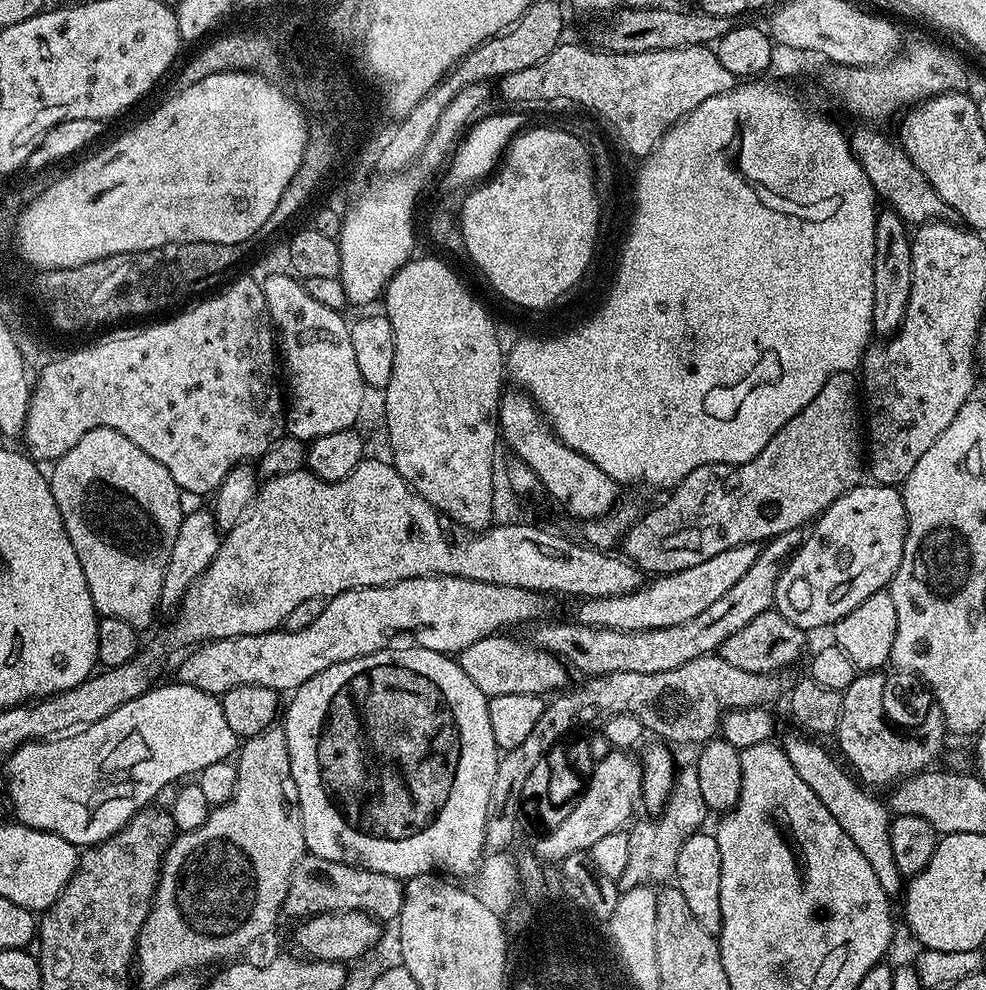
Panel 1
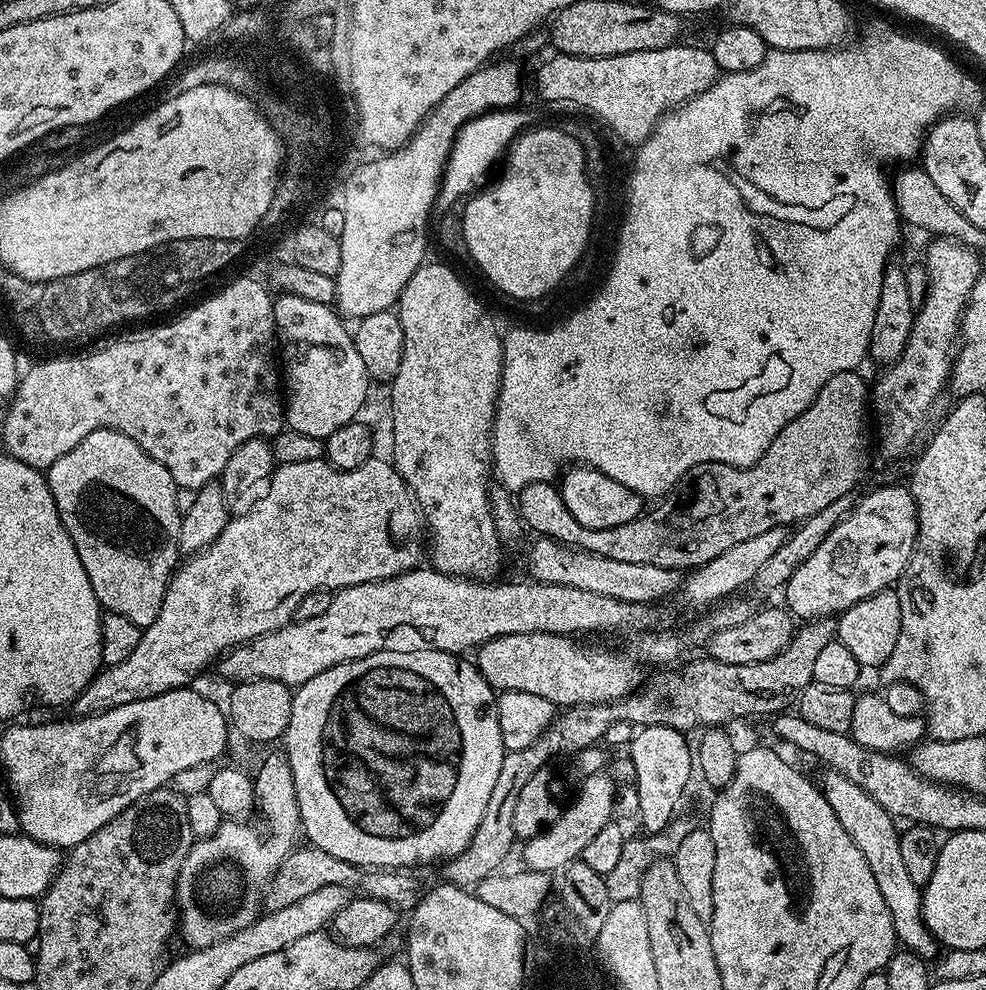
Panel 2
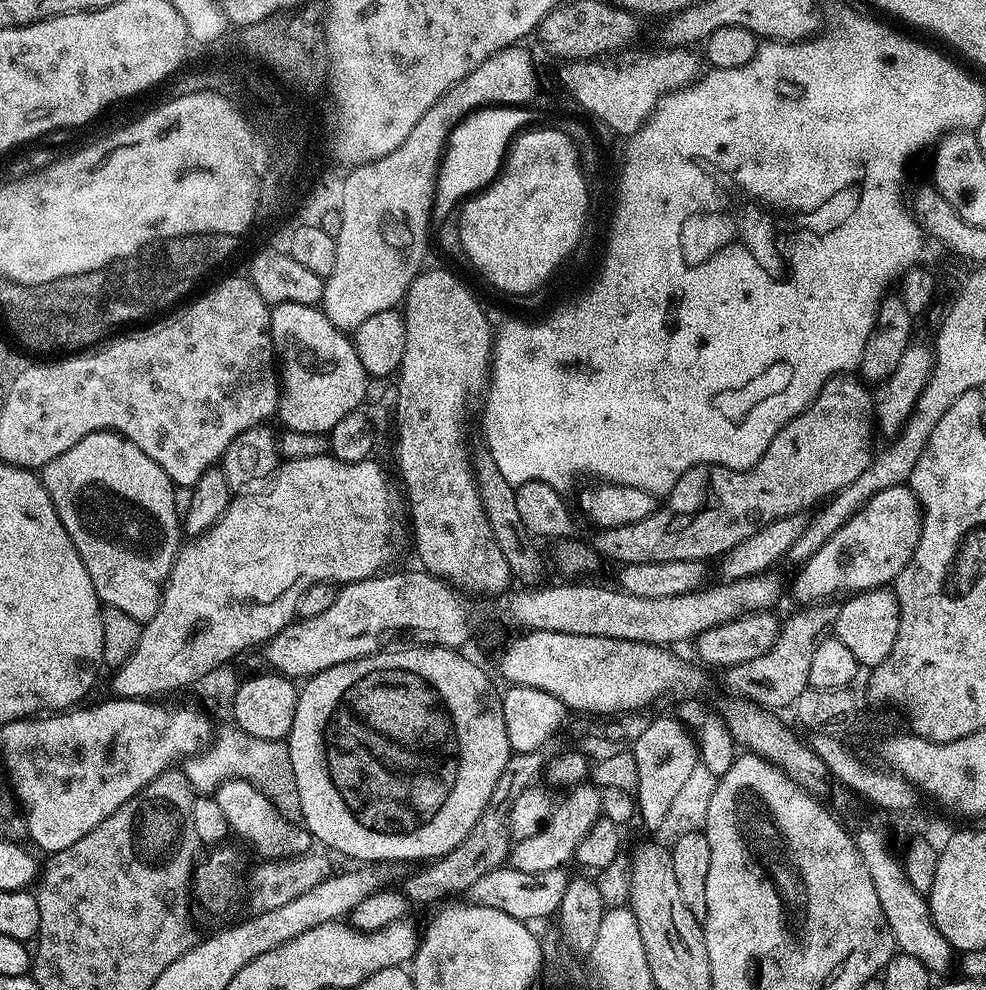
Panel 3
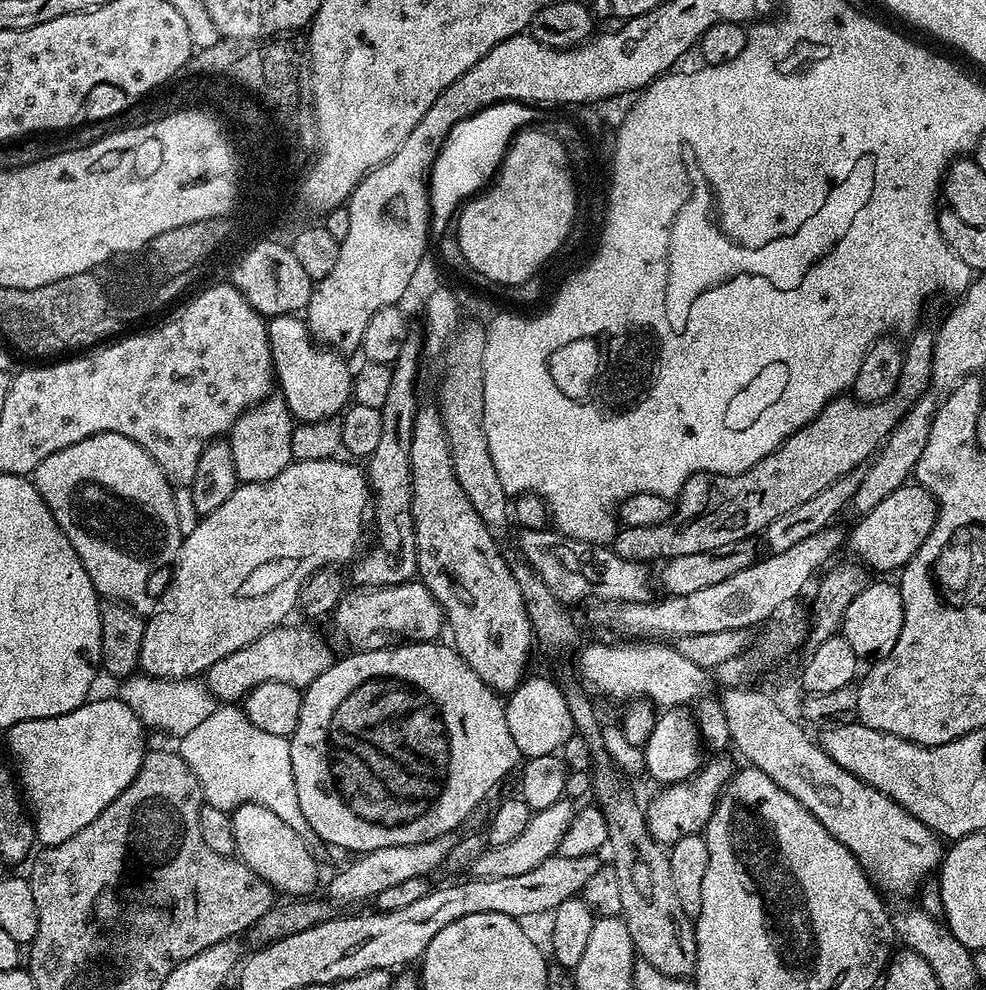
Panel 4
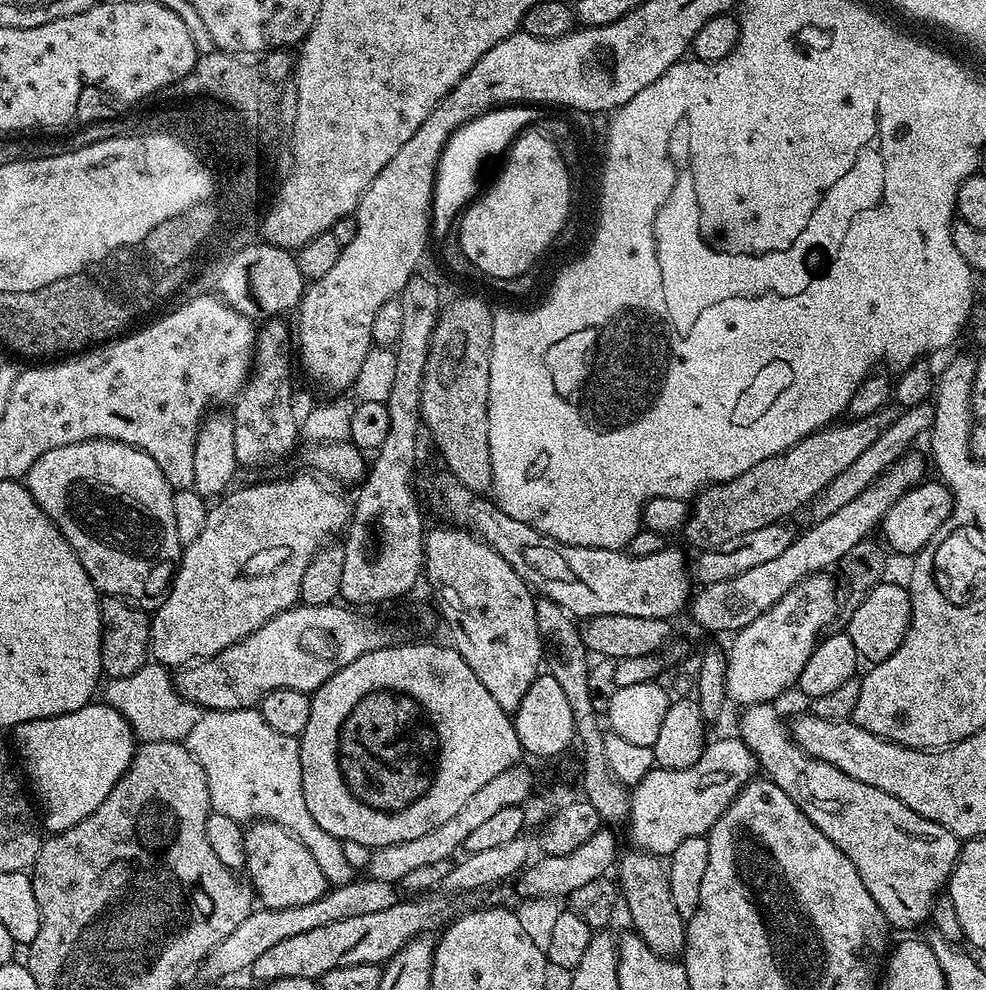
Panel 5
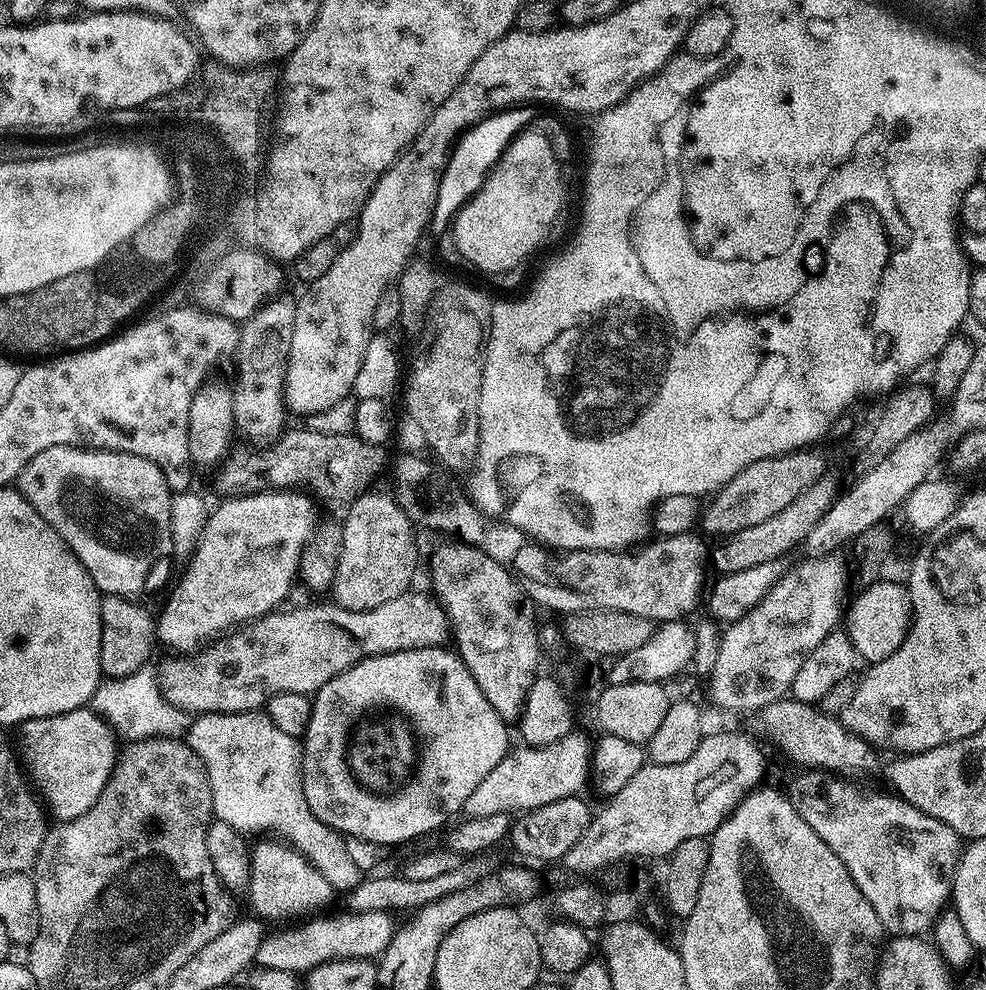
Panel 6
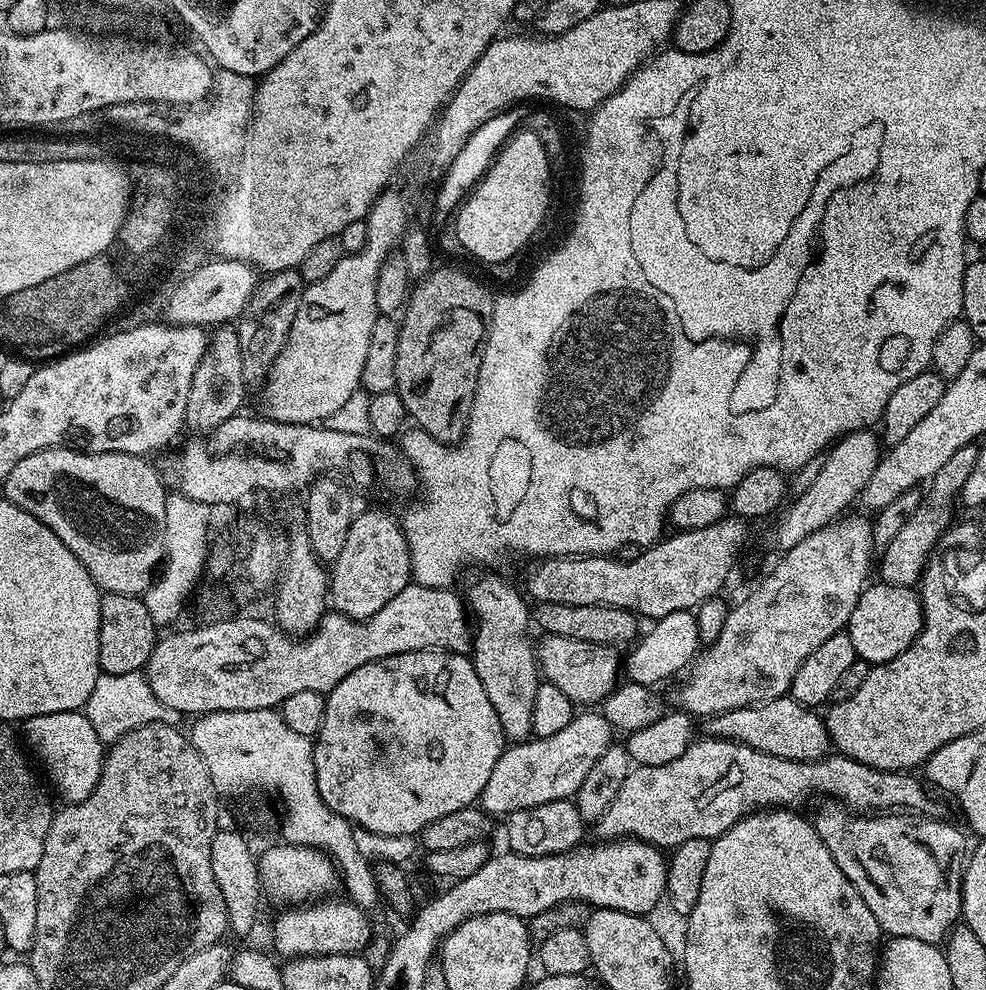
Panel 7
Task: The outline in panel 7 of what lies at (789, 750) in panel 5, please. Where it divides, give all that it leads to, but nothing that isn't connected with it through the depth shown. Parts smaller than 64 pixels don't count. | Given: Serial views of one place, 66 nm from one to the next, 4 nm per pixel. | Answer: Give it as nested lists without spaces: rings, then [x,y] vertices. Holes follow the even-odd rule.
[[[824,803],[828,804],[822,805],[817,810],[816,820],[814,819],[816,832],[822,838],[822,842],[826,842],[830,854],[834,854],[834,862],[838,862],[842,874],[846,874],[846,878],[850,878],[854,890],[858,890],[858,894],[862,894],[862,902],[866,902],[866,906],[870,906],[870,914],[874,914],[874,918],[878,918],[881,929],[889,937],[918,938],[918,942],[930,942],[937,946],[943,945],[948,939],[949,932],[961,923],[964,910],[964,870],[966,853],[969,851],[970,844],[964,841],[963,834],[954,825],[947,824],[944,820],[927,820],[929,817],[924,814],[853,814],[839,803]]]

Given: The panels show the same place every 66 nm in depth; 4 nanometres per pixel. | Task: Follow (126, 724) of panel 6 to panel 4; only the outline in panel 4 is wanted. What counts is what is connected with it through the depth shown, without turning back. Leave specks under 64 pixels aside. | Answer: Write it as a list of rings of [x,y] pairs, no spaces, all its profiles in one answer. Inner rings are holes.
[[[136,674],[127,677],[121,684],[119,699],[134,710],[140,723],[147,729],[160,730],[180,739],[190,734],[199,723],[210,718],[218,702],[207,685],[194,678],[187,680],[158,679],[153,676]]]

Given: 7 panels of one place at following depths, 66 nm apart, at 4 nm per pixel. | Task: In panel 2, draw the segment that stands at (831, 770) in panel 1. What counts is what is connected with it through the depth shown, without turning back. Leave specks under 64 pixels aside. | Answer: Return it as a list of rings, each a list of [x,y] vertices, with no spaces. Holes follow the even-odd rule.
[[[831,770],[818,780],[826,802],[830,802],[830,810],[842,822],[842,830],[850,834],[854,846],[862,850],[862,858],[866,858],[870,871],[874,873],[874,882],[878,882],[878,891],[886,901],[886,910],[890,910],[890,922],[894,922],[896,939],[907,951],[921,956],[925,962],[937,959],[938,941],[931,930],[924,925],[924,905],[922,888],[910,878],[906,866],[902,863],[900,849],[900,832],[896,828],[897,821],[887,813],[861,786],[846,778],[845,775]]]

